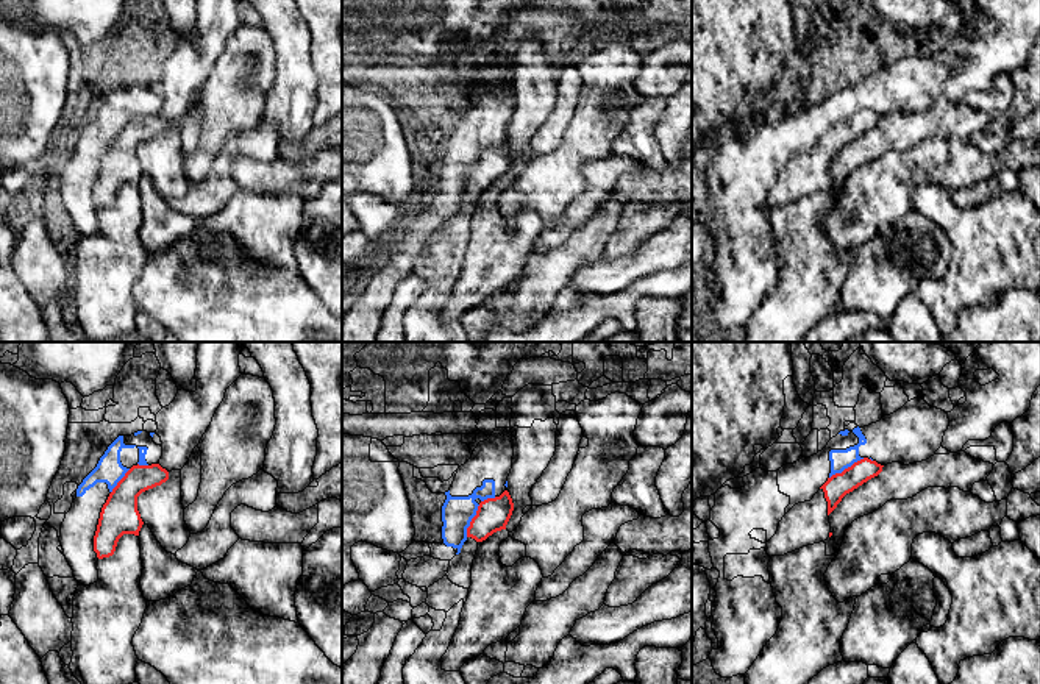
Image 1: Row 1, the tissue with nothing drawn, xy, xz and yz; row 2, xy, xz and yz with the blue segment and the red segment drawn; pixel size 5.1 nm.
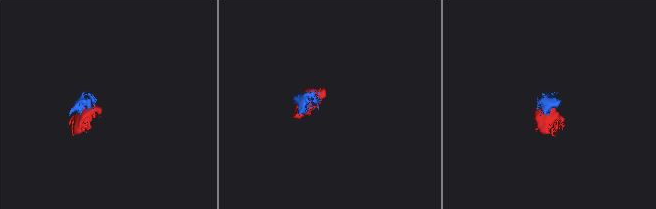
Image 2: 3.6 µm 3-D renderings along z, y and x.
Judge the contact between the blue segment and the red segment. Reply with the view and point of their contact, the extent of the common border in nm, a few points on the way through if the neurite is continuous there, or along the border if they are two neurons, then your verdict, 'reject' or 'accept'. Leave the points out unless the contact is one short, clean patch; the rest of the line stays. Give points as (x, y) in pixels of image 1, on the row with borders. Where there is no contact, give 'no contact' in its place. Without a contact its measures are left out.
contact yz (847, 467); length 220 nm; border yz (864, 458), (829, 478); reject

